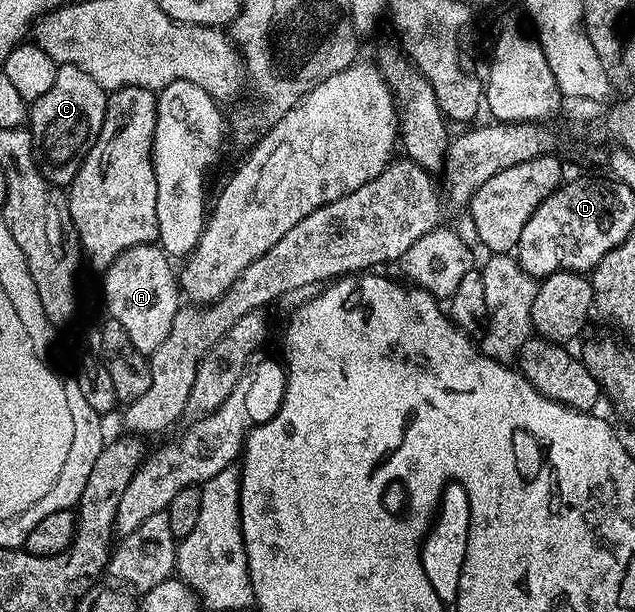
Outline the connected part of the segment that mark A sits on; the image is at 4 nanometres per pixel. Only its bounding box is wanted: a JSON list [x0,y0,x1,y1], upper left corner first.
[103,244,182,355]

